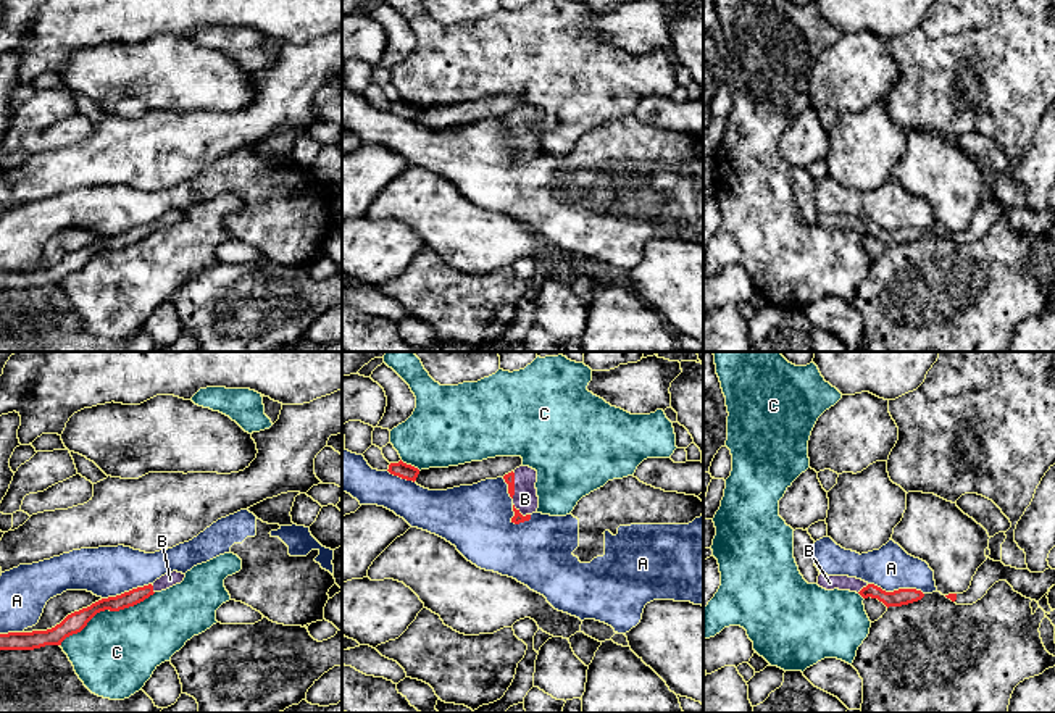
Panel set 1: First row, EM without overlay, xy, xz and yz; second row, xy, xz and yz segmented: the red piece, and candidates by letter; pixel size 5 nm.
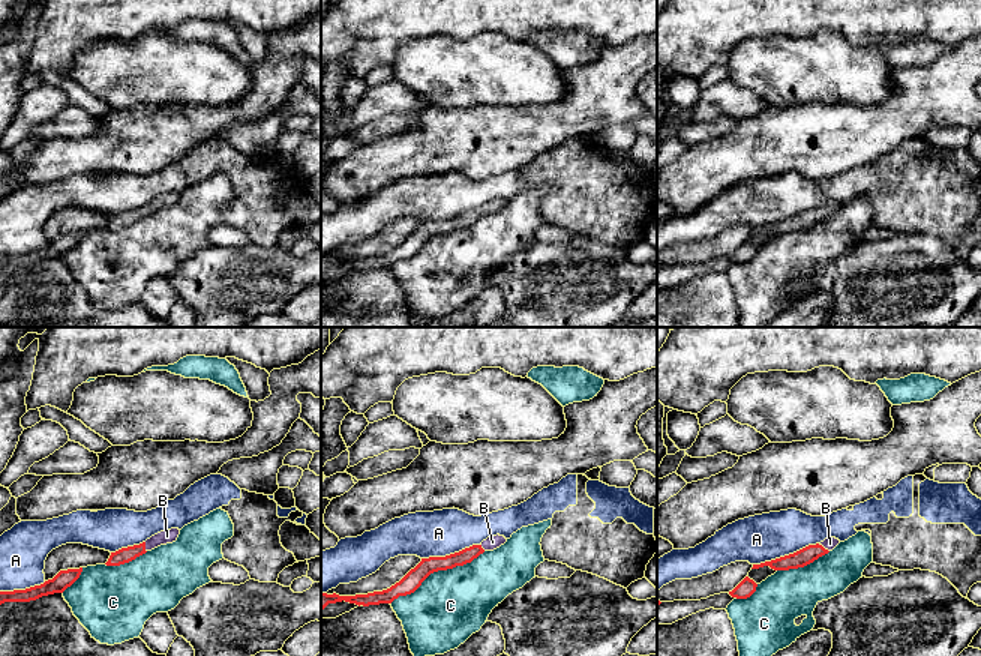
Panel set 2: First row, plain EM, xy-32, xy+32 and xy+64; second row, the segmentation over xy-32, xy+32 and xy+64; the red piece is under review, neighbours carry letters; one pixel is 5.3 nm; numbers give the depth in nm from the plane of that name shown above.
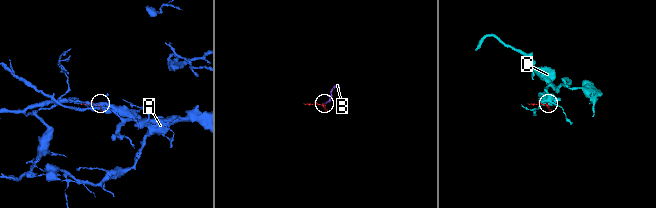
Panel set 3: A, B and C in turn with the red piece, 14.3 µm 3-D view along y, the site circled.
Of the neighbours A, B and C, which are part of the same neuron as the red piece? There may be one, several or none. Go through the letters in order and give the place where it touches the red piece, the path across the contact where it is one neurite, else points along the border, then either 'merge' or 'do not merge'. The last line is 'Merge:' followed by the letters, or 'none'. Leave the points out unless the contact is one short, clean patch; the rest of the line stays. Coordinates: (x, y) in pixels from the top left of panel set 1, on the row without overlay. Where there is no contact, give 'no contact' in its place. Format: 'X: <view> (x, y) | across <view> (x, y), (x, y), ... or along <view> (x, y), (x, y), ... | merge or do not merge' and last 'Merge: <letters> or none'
A: yz (896, 229) | do not merge
B: xz (513, 123) | across xz (508, 116), (513, 123), (525, 137) | merge
C: xy (107, 247) | do not merge
Merge: B

